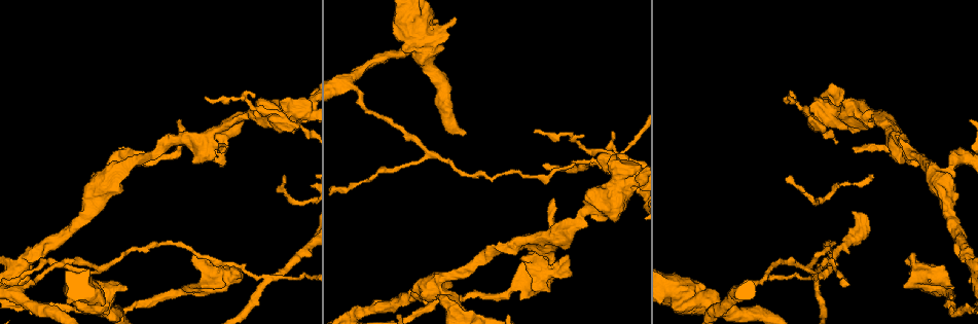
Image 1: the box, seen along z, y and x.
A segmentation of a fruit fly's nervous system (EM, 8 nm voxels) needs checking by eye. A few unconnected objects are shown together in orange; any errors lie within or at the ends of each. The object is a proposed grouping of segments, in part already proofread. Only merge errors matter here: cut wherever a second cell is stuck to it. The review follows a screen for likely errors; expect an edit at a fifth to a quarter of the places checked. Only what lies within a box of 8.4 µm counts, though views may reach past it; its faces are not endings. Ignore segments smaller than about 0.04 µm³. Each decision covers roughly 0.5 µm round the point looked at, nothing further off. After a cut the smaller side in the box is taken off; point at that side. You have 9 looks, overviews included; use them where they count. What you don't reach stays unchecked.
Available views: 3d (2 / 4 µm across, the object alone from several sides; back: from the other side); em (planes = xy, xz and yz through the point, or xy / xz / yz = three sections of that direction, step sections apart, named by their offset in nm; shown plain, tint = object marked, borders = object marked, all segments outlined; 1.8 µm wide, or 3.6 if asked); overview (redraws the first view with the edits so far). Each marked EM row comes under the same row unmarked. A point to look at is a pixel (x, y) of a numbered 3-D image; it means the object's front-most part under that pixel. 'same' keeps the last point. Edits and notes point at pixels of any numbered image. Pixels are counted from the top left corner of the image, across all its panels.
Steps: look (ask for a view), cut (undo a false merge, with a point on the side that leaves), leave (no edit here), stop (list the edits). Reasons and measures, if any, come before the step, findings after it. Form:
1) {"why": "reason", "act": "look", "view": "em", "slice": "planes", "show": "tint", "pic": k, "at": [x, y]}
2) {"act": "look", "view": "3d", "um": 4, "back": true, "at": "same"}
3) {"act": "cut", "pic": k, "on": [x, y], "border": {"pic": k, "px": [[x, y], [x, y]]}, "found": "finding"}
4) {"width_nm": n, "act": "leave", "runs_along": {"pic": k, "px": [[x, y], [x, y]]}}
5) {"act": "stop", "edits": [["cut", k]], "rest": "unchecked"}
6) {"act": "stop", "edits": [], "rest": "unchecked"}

{"why": "a fork", "act": "look", "view": "em", "slice": "xz", "step": 16, "show": "tint", "pic": 1, "at": [890, 138]}

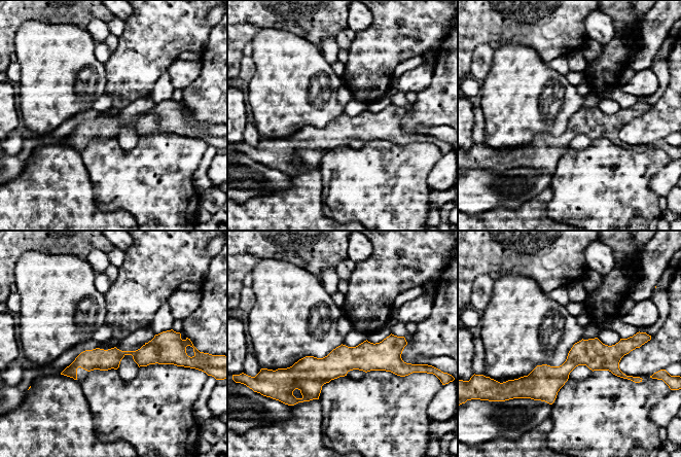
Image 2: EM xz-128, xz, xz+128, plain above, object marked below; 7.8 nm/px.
{"act": "look", "view": "em", "slice": "planes", "show": "tint", "at": "same"}

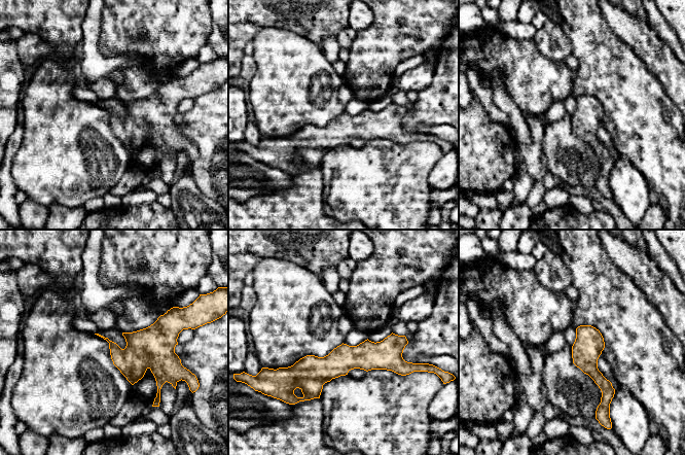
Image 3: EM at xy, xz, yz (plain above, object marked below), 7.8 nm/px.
{"act": "leave", "runs_along": {"pic": 3, "px": [[401, 366], [343, 358], [288, 371]]}, "found": "all the same cell"}

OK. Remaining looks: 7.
{"why": "two arms at a narrow angle", "act": "look", "view": "3d", "um": 2, "pic": 1, "at": [253, 274]}

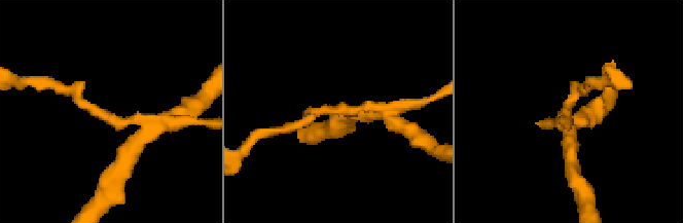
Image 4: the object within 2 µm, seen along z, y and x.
{"arms": 4, "why": "shape alone is not enough", "act": "look", "view": "em", "slice": "planes", "show": "tint", "pic": 4, "at": [109, 115]}

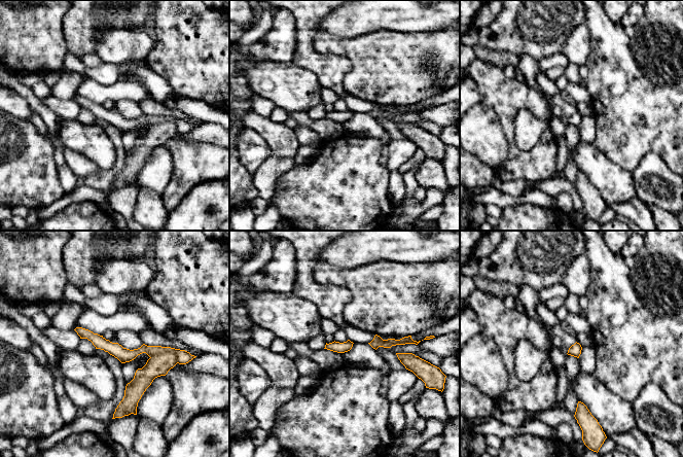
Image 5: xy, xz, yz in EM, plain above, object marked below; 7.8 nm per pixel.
{"act": "cut", "pic": 5, "on": [183, 356], "border": {"pic": 5, "px": [[150, 357], [170, 352], [178, 362]]}, "found": "two cells meet here"}

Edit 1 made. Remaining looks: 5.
{"why": "thick turns thin", "act": "look", "view": "3d", "um": 4, "pic": 1, "at": [426, 50]}

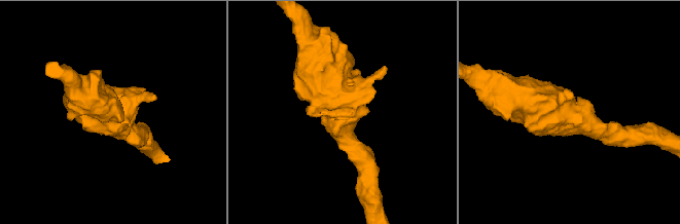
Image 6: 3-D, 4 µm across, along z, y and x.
{"act": "look", "view": "em", "um": 3.6, "slice": "xz", "step": 16, "show": "tint", "pic": 6, "at": [339, 119]}

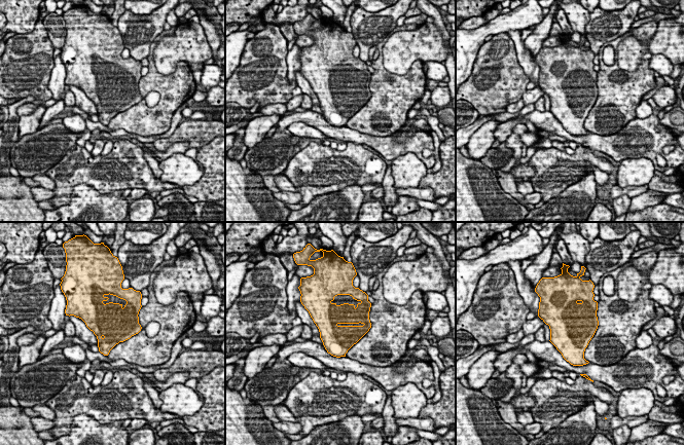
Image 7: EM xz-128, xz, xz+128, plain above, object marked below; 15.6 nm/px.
{"act": "look", "view": "em", "um": 3.6, "slice": "xy", "step": 16, "show": "tint", "at": "same"}

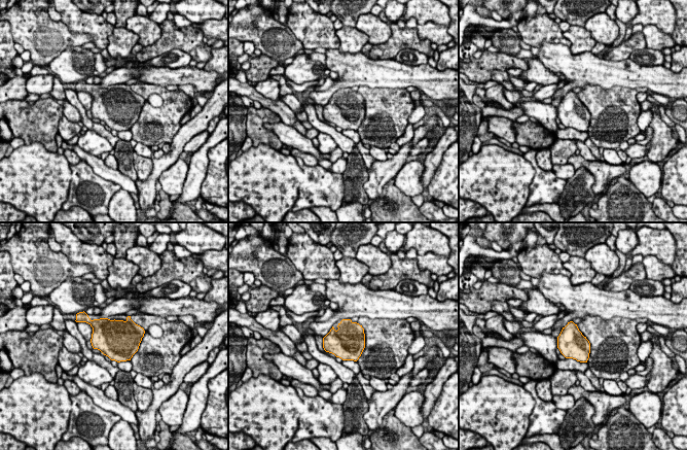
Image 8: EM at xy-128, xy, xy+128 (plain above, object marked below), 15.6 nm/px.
{"act": "leave", "found": "all the same cell"}

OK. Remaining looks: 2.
{"act": "stop", "edits": [["cut", 5]], "rest": "unchecked"}

